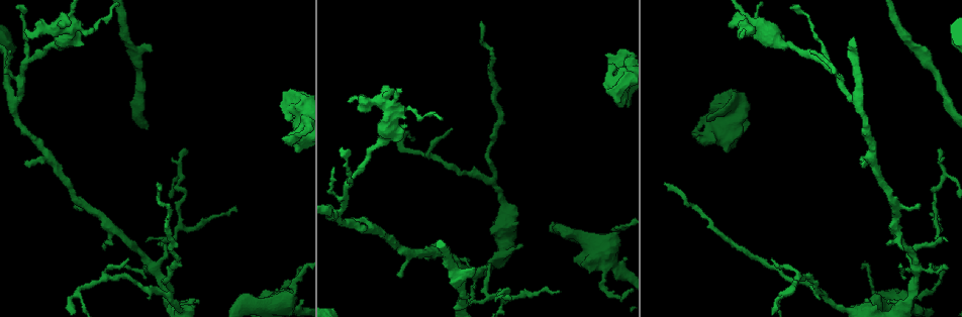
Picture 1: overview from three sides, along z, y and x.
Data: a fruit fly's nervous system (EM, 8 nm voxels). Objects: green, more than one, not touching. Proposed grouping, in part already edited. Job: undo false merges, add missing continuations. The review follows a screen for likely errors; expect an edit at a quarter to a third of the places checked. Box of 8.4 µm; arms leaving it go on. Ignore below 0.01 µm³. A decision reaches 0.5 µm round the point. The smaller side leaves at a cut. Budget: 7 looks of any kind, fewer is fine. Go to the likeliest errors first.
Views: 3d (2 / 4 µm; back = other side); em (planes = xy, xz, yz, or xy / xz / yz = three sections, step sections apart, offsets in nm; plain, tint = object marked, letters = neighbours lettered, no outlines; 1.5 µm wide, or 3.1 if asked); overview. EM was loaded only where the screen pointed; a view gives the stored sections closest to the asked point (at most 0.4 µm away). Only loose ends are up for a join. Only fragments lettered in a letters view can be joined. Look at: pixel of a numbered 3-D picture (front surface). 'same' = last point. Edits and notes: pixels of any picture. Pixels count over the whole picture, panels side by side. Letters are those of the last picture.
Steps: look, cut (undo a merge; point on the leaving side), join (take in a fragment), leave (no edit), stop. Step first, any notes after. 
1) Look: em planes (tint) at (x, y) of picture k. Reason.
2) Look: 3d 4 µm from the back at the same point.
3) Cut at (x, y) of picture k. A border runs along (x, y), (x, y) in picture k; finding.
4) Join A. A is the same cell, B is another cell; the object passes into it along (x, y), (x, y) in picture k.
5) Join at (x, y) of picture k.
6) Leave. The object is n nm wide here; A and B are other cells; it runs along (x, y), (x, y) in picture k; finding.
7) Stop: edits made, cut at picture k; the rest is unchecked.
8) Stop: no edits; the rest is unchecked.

Look: em xz step 8 (letters) at (150, 49) of picture 1. Free end.

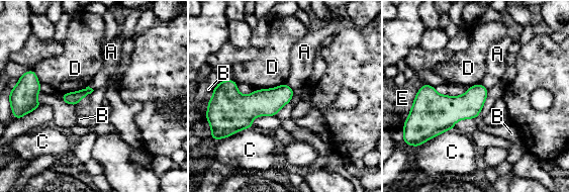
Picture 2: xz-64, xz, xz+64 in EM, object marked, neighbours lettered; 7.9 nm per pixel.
Look: em yz step 4 (letters) at the same point.

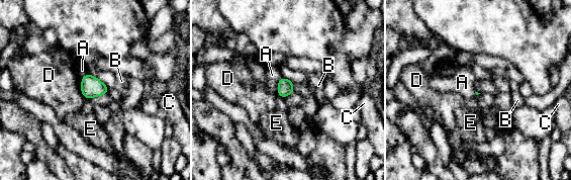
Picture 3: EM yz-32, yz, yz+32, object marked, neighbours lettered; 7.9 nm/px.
Leave. A, B, C, D and E are other cells; a border runs along (281, 76), (278, 81), (277, 95) in picture 3; no lettered fragment goes on from it.

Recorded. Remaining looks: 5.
Look: em xy step 4 (tint) at (605, 277) of picture 1. Thick turns thin.

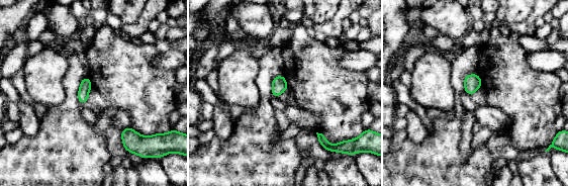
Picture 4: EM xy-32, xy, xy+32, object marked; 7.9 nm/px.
Look: em xy step 4 (letters) at the same point. See the neighbours.

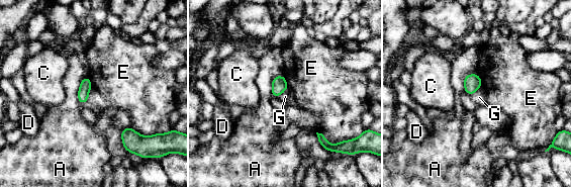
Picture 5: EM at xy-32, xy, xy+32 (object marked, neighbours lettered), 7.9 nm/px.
Leave. The object is 90 nm wide here; the longest contact is with A, 220 nm; A, C, D, E and G are other cells; continuous, no second neuron.

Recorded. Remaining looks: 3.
Look: em planes (plain) at (386, 86) of picture 1. Free end.

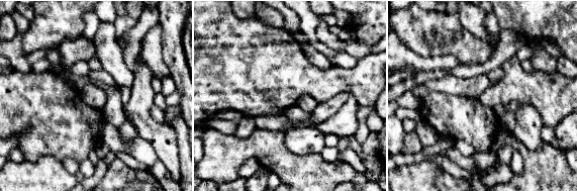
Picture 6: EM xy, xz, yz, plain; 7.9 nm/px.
Look: em planes (letters) at the same point. See the neighbours.

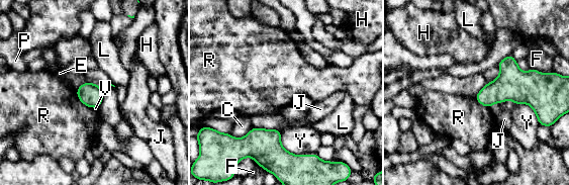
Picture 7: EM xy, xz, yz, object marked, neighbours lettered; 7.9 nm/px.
Leave. The longest contact is with Y, 340 nm; C, E, F, H, J, L, P, R, V and Y are other cells; a border runs along (75, 91), (83, 103), (94, 108) in picture 7; no lettered fragment goes on from it.

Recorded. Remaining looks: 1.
Stop: no edits; the rest is unchecked.

